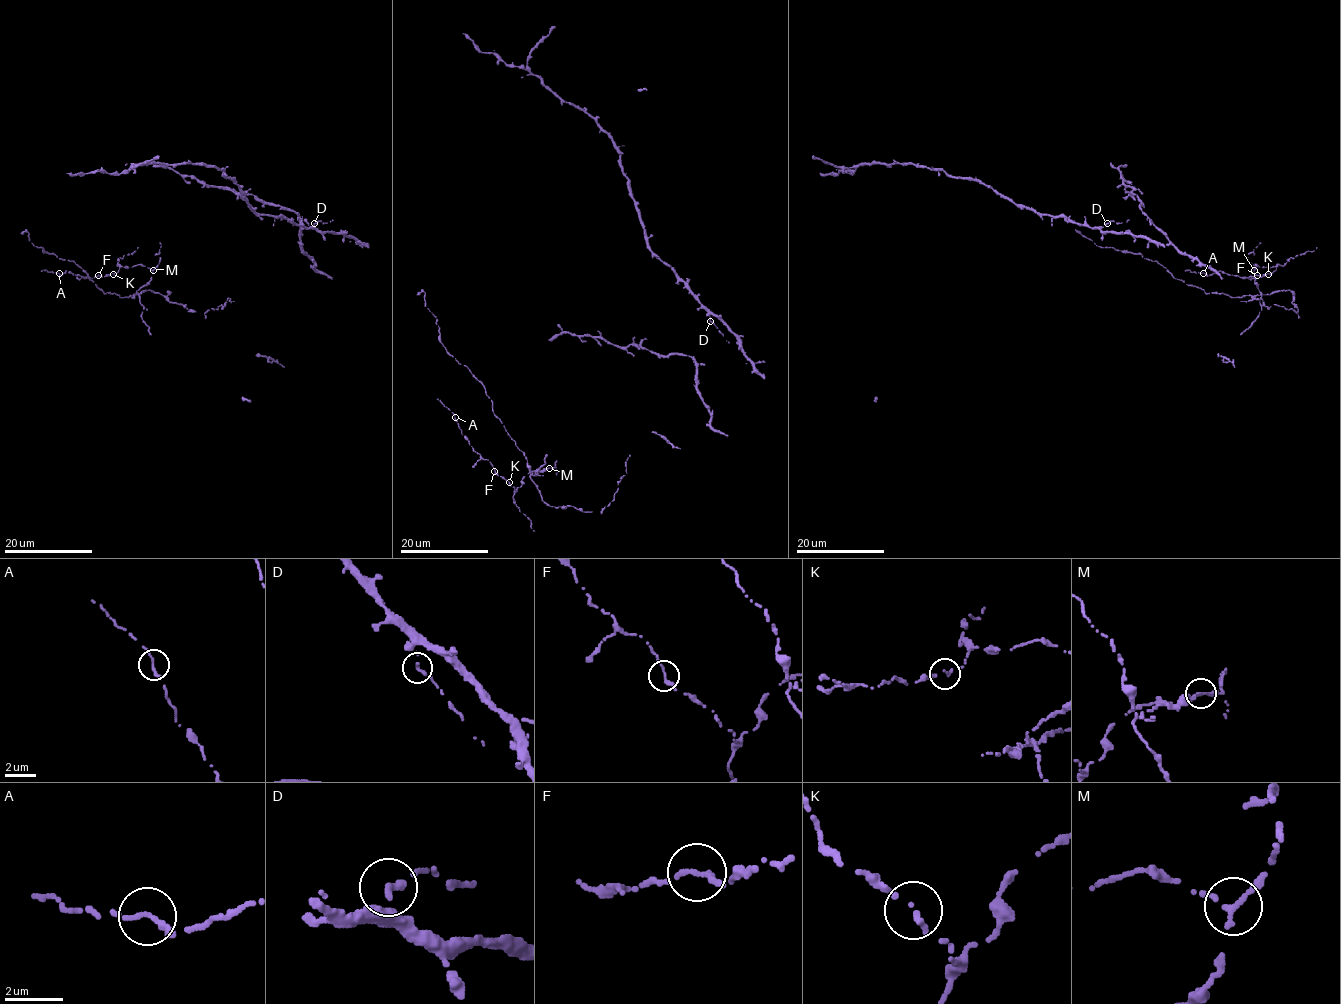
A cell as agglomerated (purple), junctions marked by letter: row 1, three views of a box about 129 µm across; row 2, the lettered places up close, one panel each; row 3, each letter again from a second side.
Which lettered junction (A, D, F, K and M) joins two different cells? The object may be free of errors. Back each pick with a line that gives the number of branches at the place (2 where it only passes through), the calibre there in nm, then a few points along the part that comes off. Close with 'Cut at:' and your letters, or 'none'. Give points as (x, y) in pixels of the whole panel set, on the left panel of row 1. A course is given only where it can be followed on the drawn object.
M: 2 | 180 nm | (153, 269), (151, 279), (135, 295), (105, 294), (73, 261), (45, 252), (29, 241), (29, 233), (20, 233)
Cut at: M

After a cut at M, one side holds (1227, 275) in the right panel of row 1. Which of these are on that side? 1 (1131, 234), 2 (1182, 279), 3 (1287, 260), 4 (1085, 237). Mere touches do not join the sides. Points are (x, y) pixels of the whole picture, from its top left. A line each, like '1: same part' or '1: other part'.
1: same part
2: other part
3: same part
4: other part

